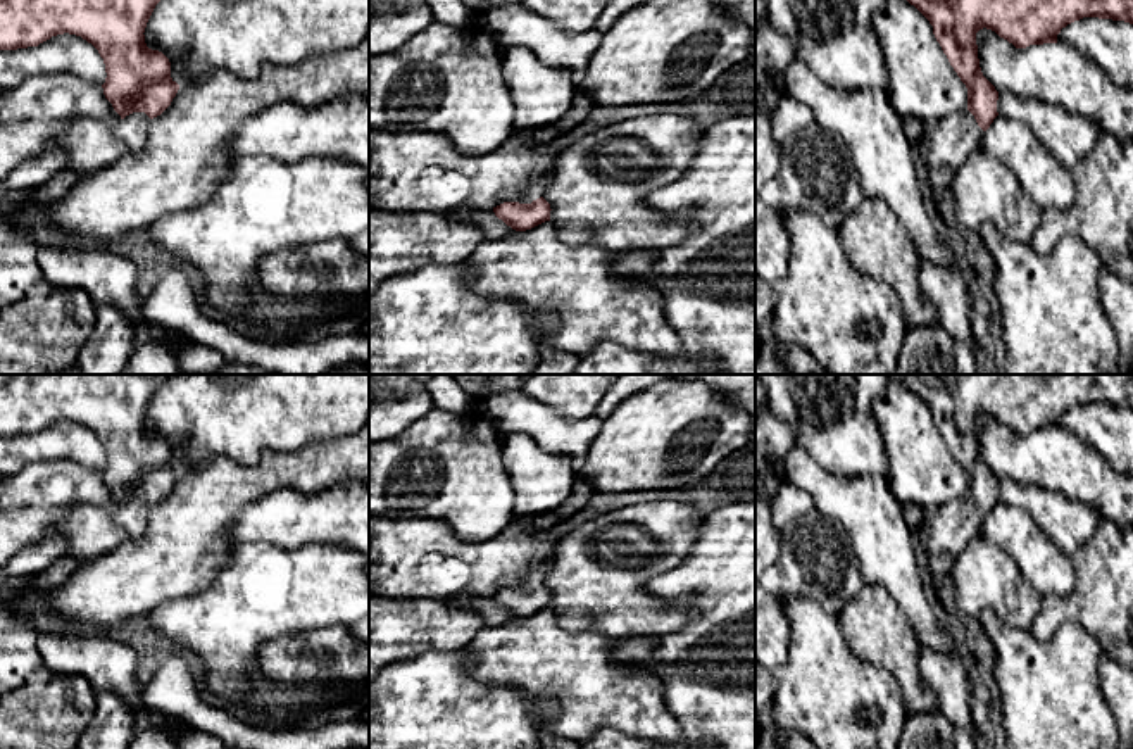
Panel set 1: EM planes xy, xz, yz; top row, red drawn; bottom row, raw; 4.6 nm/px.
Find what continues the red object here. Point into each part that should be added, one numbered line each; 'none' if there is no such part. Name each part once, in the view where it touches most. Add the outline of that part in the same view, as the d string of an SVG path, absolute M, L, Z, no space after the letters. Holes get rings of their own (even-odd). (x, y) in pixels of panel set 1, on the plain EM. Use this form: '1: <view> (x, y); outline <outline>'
1: xy (133, 516); outline M133 499L112 513L126 530L129 540L140 540L147 530L152 506L145 499Z

